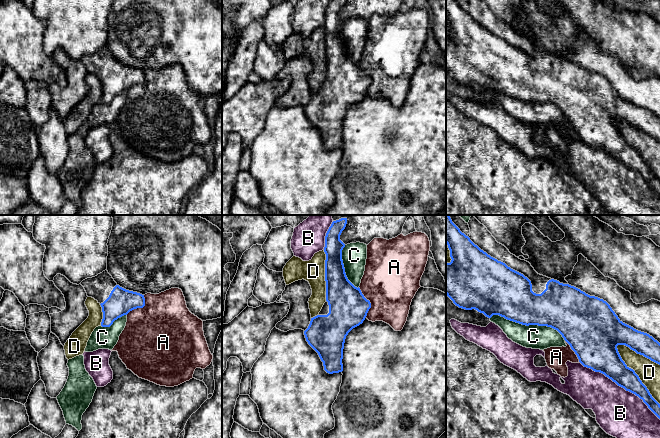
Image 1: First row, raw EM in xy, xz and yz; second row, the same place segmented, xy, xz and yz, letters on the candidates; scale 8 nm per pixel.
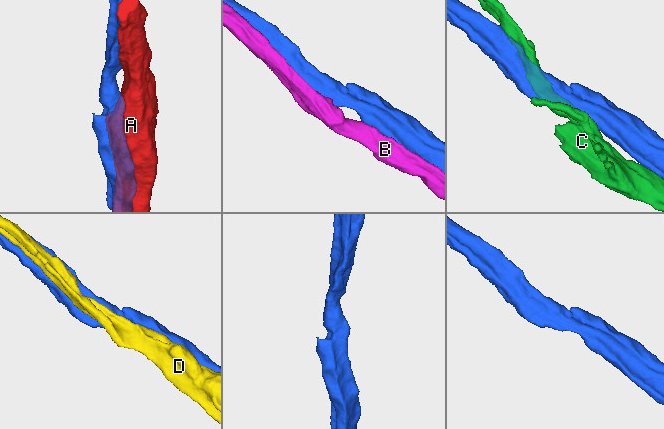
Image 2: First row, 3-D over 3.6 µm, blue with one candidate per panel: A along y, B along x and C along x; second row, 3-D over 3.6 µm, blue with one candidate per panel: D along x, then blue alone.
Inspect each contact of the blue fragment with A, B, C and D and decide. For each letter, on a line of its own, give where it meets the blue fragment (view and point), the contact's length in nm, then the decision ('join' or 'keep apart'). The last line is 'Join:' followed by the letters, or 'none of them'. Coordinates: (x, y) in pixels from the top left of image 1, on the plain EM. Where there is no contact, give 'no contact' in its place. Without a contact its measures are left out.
A: xz (369, 78) | 260 nm | keep apart
B: yz (620, 162) | 800 nm | keep apart
C: yz (528, 101) | 650 nm | keep apart
D: yz (636, 150) | 600 nm | keep apart
Join: none of them

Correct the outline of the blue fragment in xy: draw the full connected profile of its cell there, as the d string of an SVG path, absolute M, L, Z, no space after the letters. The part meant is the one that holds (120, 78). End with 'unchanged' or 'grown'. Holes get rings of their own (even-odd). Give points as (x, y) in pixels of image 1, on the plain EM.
M107 46L81 58L87 72L98 77L102 83L102 103L110 103L115 96L130 87L145 82L144 71L120 63Z | grown

